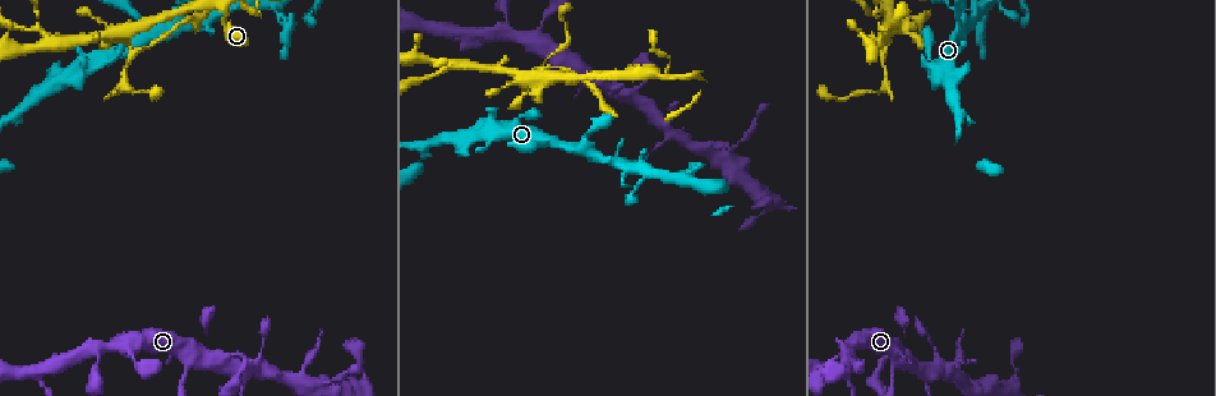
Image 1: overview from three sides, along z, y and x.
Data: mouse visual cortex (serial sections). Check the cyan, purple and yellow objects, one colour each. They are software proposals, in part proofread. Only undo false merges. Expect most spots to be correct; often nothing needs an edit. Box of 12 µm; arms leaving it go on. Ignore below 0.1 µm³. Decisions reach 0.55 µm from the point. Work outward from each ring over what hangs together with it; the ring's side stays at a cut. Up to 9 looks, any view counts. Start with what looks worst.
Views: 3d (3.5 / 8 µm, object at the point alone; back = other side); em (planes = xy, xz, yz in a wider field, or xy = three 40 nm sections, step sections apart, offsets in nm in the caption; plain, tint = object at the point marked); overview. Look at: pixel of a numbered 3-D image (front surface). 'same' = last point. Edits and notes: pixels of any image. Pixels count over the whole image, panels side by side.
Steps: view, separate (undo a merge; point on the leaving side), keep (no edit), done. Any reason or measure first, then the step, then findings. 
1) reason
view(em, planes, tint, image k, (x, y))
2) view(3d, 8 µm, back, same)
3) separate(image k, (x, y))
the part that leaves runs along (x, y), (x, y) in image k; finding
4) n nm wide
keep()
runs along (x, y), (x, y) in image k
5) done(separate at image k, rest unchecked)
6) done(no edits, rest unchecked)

calibre changes
view(3d, 3.5 µm, image 1, (538, 76))

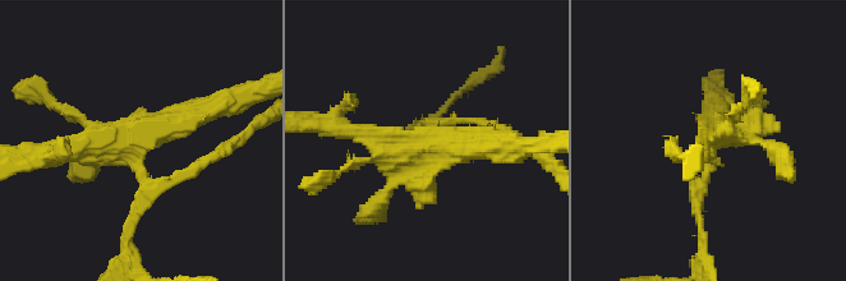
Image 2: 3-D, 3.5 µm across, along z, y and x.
now the EM
view(em, xy, step 2, tint, image 2, (141, 136))

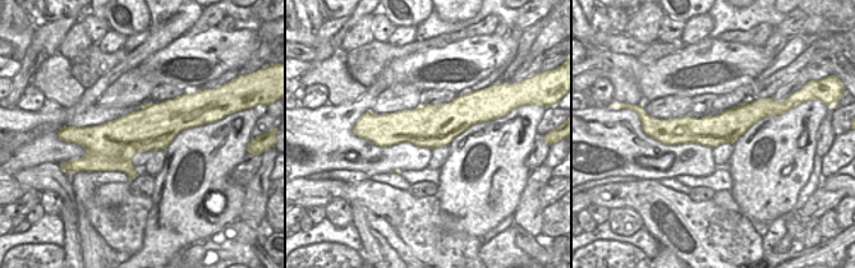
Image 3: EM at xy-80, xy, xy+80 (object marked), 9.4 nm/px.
view(em, xy, step 5, tint, same)

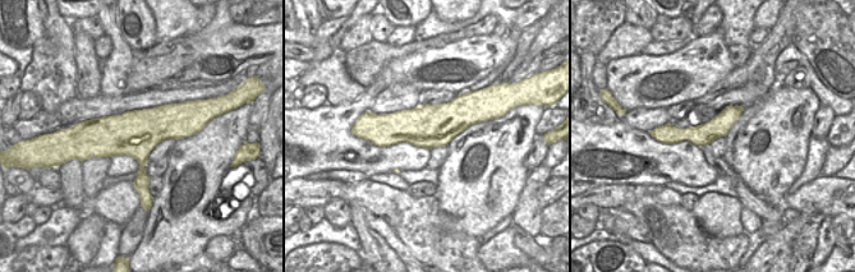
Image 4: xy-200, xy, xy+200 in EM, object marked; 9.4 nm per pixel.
keep()
runs along (739, 109), (704, 134), (662, 138) in image 4; one cell here

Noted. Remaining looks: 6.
arms part here
view(3d, 8 µm, image 1, (57, 43))

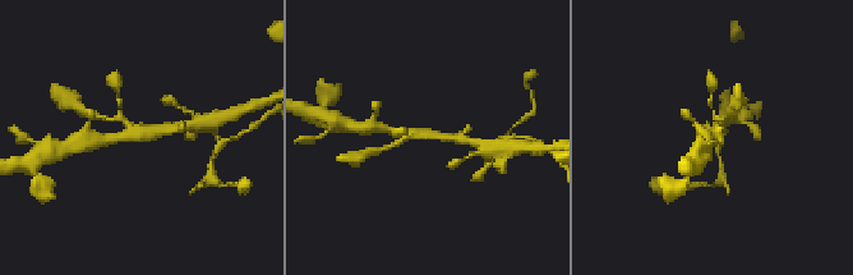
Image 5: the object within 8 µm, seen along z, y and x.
zoom in
view(3d, 3.5 µm, image 5, (138, 136))

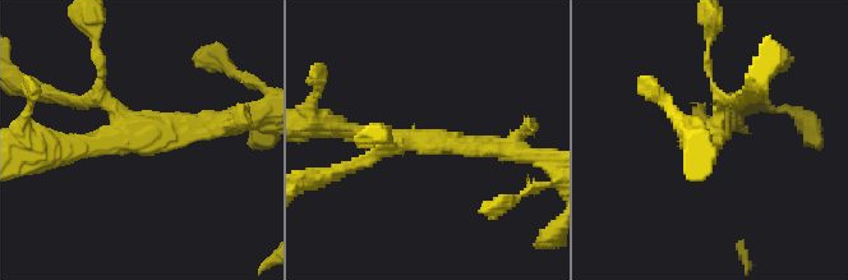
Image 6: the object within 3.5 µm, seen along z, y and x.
need the tissue
view(em, xy, step 3, tint, image 6, (145, 135))

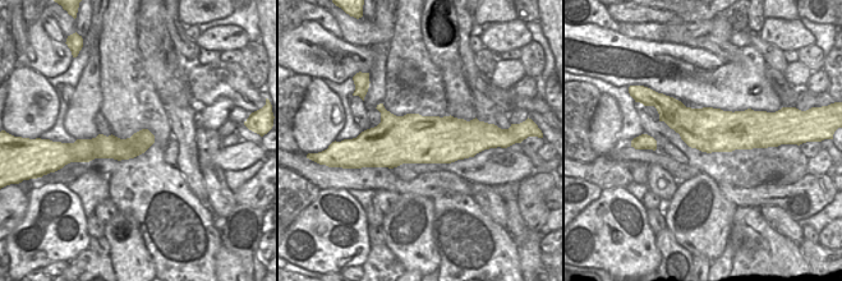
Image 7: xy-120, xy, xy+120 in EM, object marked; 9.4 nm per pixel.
keep()
runs along (230, 125), (61, 148) in image 6; one cell here

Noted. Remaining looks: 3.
view(3d, 3.5 µm, image 1, (558, 139))

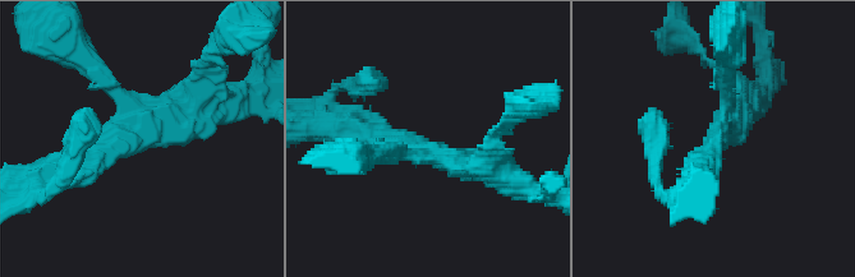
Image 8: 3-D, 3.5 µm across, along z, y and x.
now the EM
view(em, xy, step 2, tint, image 8, (723, 133))

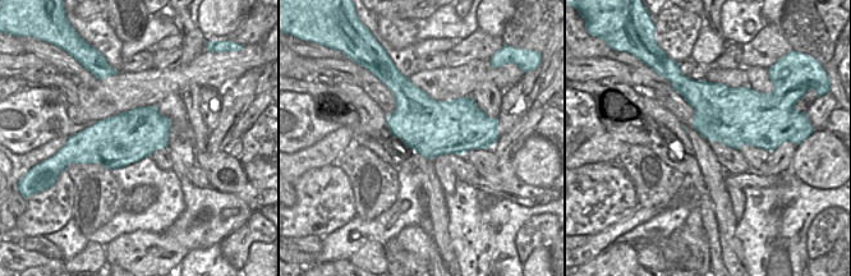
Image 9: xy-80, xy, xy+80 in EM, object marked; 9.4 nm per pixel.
arms of 200, 300, 350 nm
keep()
runs along (64, 167), (210, 101) in image 8; continuous, no second cell

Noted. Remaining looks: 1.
done(no edits, rest unchecked)

